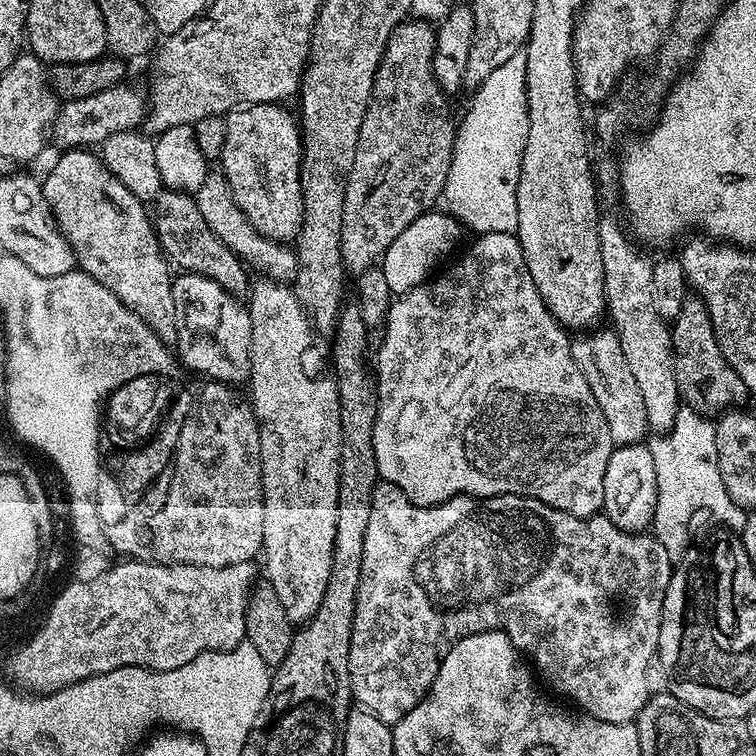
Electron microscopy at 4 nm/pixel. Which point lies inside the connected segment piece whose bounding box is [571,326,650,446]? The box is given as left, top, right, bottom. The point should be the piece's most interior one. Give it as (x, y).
(597, 352)

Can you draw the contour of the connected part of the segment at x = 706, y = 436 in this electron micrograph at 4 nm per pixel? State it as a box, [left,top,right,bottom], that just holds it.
[647,406,748,561]

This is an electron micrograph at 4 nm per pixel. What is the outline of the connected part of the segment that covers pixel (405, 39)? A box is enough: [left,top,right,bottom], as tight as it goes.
[342,19,457,277]

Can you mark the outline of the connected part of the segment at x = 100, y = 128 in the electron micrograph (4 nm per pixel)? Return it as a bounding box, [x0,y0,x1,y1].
[51,82,149,150]

